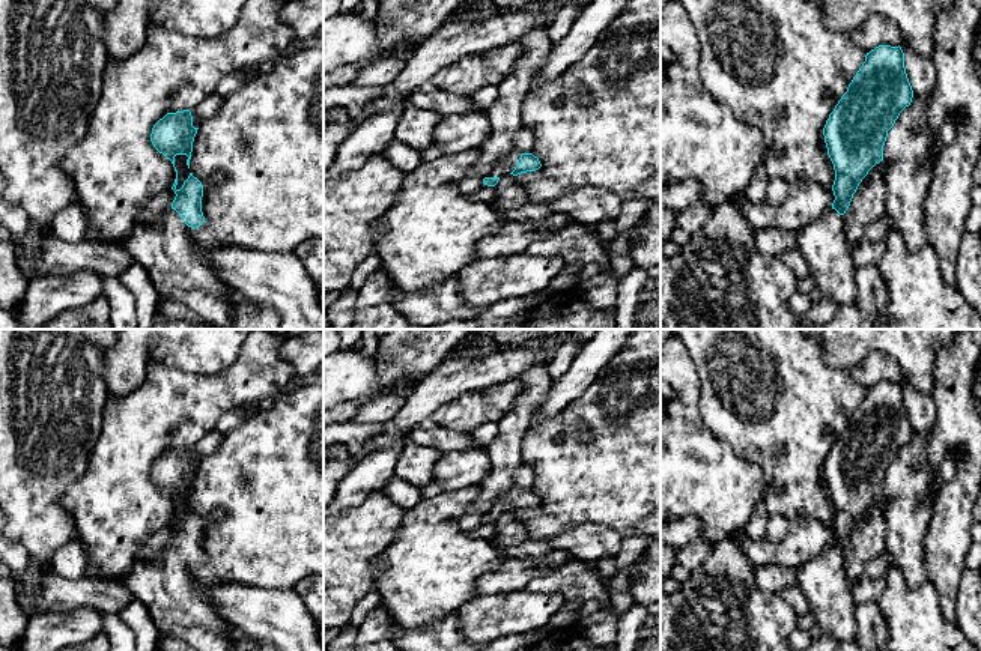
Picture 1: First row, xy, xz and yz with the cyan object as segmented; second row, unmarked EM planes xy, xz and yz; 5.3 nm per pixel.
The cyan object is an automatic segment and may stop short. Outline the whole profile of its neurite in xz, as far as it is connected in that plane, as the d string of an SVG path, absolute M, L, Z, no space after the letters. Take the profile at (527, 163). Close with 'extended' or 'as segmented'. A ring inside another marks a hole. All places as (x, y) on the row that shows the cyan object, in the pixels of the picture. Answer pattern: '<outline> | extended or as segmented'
M512 149L501 161L498 161L484 176L483 183L495 186L503 176L518 176L527 171L536 171L542 167L537 156L533 153L522 153L519 149Z | extended

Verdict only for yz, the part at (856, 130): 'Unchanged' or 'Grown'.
Grown

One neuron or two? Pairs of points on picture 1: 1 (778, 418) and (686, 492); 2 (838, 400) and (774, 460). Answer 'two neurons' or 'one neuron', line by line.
1: two neurons
2: one neuron

